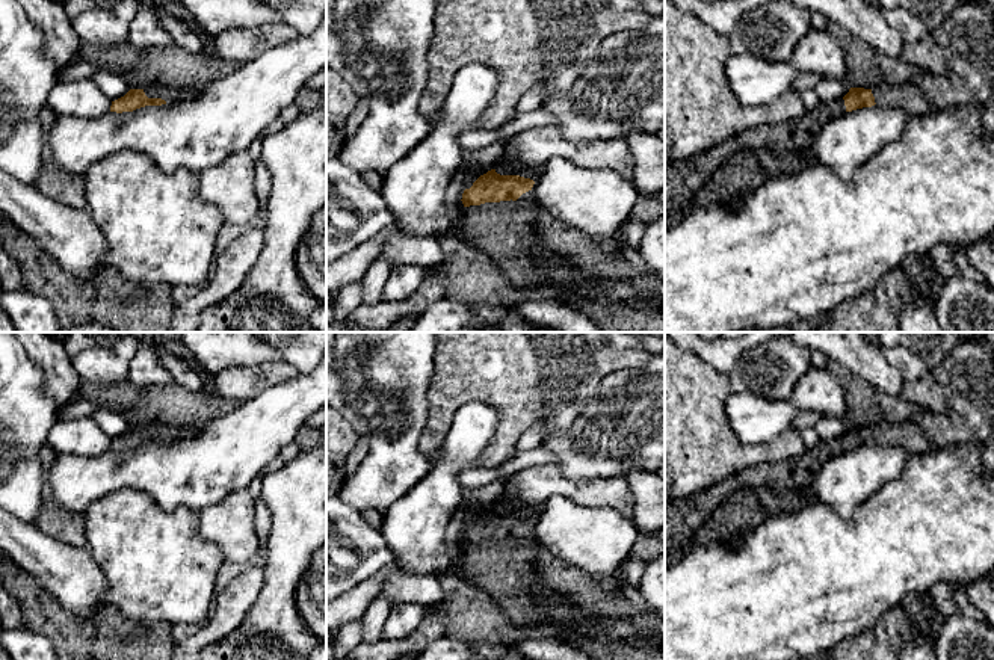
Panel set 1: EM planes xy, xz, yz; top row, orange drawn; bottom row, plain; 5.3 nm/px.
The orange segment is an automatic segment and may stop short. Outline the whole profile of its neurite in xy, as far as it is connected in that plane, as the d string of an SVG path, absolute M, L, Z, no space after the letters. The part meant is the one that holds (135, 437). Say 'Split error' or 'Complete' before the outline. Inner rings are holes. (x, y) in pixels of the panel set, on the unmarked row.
Split error. M172 426L130 427L124 435L112 439L110 450L122 452L145 444L162 444L184 433L187 433L187 430Z

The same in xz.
Split error. M495 507L468 518L461 538L465 547L458 563L459 575L473 586L483 589L518 627L538 622L559 622L562 630L557 637L566 643L606 634L622 646L633 649L631 639L644 634L641 622L597 616L574 606L566 597L547 586L538 577L532 563L532 548L518 539L523 532L532 529L533 523L535 520L530 517L500 514Z

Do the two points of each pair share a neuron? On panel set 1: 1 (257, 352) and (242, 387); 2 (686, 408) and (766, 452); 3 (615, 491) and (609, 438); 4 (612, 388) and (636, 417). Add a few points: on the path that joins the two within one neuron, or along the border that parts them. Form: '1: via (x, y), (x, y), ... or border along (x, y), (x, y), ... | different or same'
1: border along (280, 360), (250, 366), (228, 366), (218, 373) | different
2: via (706, 428), (730, 452), (747, 452) | same
3: border along (626, 478), (603, 478), (579, 484) | different
4: via (620, 396), (633, 410) | same

